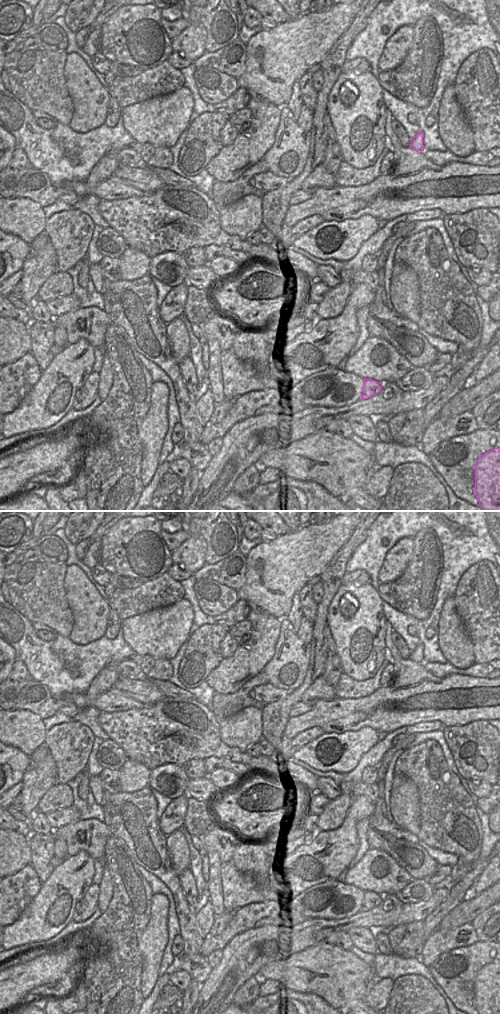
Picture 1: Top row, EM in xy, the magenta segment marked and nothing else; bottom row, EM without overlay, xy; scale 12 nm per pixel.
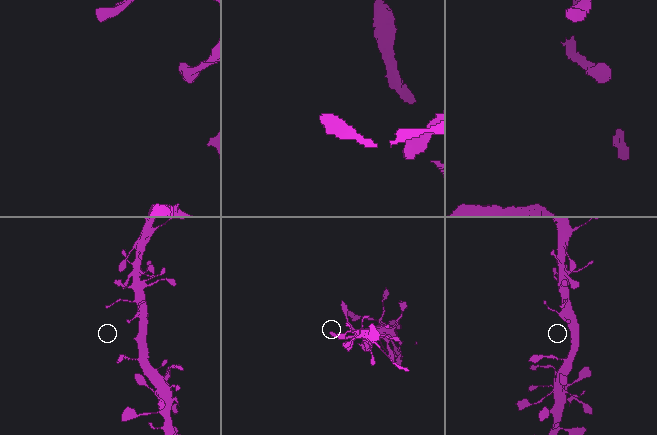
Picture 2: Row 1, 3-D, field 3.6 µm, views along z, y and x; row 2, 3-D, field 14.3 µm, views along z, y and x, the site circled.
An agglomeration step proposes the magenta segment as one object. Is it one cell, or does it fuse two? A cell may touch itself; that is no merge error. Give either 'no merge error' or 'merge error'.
no merge error

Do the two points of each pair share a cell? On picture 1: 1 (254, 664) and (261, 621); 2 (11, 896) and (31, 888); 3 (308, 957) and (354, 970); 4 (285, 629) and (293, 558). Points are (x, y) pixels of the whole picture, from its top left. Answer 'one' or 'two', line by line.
1: one
2: one
3: one
4: two

